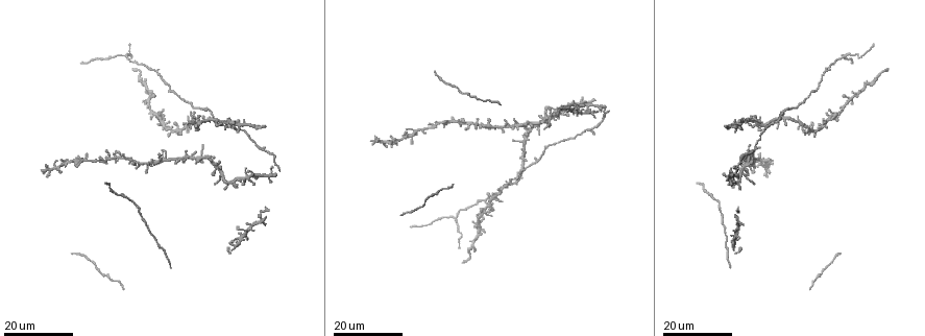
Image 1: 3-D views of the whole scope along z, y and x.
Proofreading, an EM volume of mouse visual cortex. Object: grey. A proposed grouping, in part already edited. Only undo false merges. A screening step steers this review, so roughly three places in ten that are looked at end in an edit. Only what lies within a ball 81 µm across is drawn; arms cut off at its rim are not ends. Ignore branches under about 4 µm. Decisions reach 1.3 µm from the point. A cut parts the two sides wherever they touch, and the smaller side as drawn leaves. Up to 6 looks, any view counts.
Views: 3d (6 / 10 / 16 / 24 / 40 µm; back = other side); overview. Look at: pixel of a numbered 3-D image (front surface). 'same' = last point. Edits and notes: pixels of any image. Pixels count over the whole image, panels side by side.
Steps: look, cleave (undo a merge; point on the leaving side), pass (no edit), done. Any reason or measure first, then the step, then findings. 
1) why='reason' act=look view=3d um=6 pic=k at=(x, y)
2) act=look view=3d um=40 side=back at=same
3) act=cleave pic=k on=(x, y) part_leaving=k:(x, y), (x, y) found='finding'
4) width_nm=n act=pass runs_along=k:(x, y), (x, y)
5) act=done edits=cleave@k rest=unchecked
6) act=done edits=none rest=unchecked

why='small branch off a trunk' act=look view=3d um=24 pic=1 at=(484, 211)

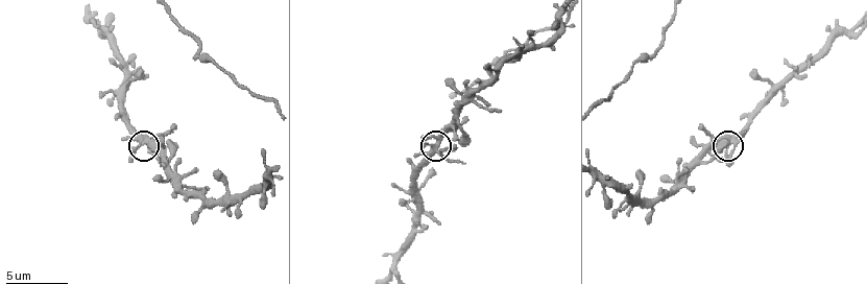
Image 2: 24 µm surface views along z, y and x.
act=look view=3d um=6 pic=2 at=(143, 139)

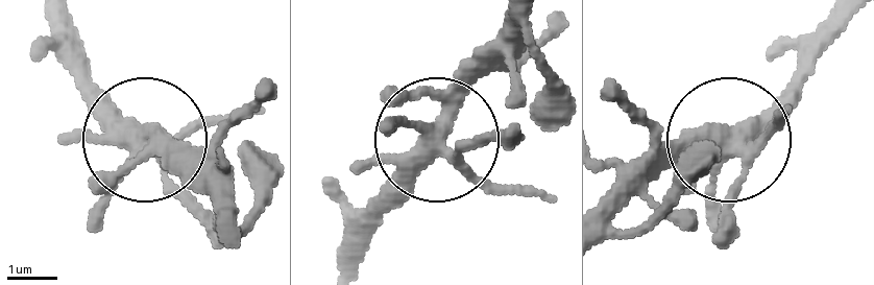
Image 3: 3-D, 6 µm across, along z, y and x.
arms=5 act=pass found='continuous, no second neuron'

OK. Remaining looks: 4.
why='three arms meet' act=look view=3d um=24 pic=1 at=(843, 55)

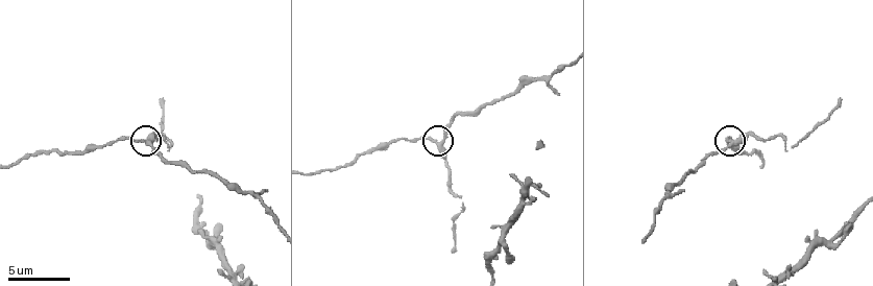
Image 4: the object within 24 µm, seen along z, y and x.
act=look view=3d um=6 pic=4 at=(733, 143)

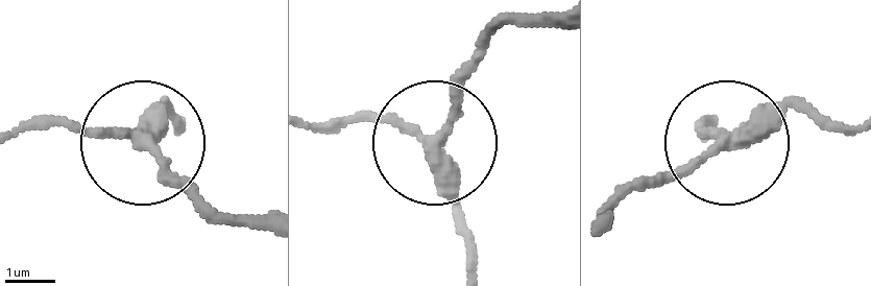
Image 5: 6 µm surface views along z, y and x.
side_arm_um=13 act=pass runs_along=5:(261, 219), (223, 215), (137, 144), (173, 108), (186, 119) found='one neuron here'

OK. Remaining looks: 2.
why='side arm on a straight run' act=look view=3d um=10 pic=4 at=(837, 232)

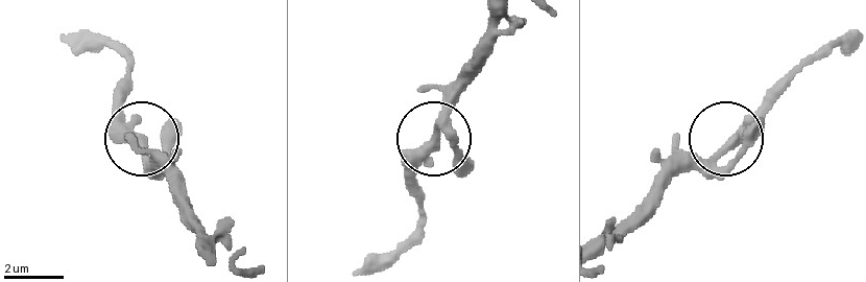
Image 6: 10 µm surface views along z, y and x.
width_nm=270 act=pass runs_along=6:(600, 249), (777, 87) found='one neuron here'

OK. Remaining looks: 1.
act=done edits=none rest=unchecked

